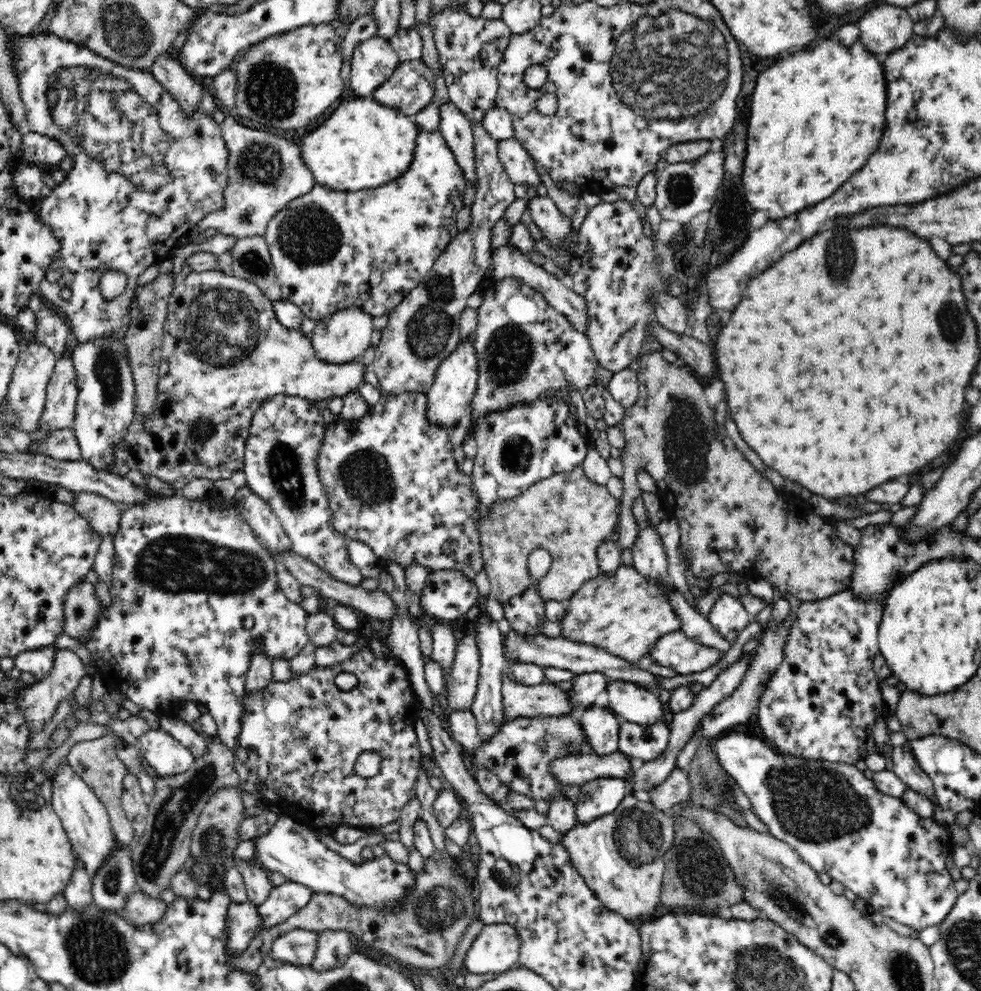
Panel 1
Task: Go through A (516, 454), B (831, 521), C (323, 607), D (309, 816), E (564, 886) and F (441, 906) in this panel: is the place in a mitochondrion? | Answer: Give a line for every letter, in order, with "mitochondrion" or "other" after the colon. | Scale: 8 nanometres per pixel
A: mitochondrion
B: other
C: other
D: other
E: other
F: mitochondrion

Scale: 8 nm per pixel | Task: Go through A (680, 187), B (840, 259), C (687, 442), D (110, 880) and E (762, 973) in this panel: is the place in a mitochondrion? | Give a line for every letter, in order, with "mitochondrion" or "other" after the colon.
A: mitochondrion
B: mitochondrion
C: mitochondrion
D: mitochondrion
E: mitochondrion

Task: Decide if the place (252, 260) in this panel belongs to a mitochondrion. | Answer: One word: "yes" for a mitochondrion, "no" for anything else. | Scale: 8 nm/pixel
yes

